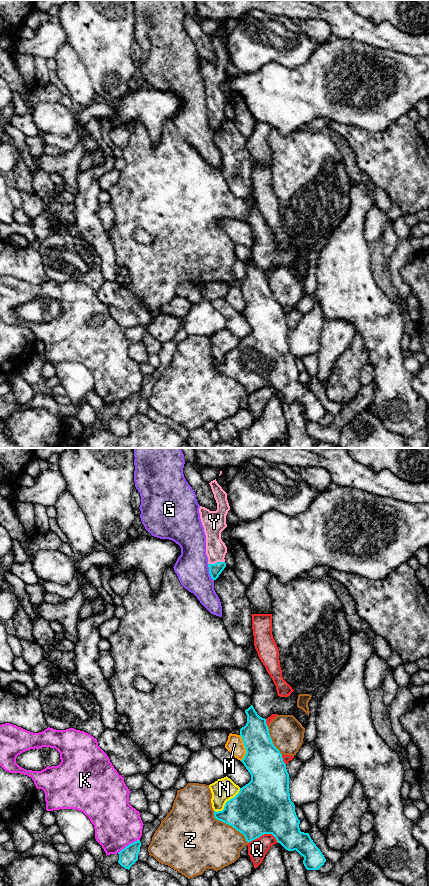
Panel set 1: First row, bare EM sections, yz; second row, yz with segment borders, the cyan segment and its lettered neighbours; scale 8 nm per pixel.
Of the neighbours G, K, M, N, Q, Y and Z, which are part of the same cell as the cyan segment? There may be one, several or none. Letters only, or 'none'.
Y

